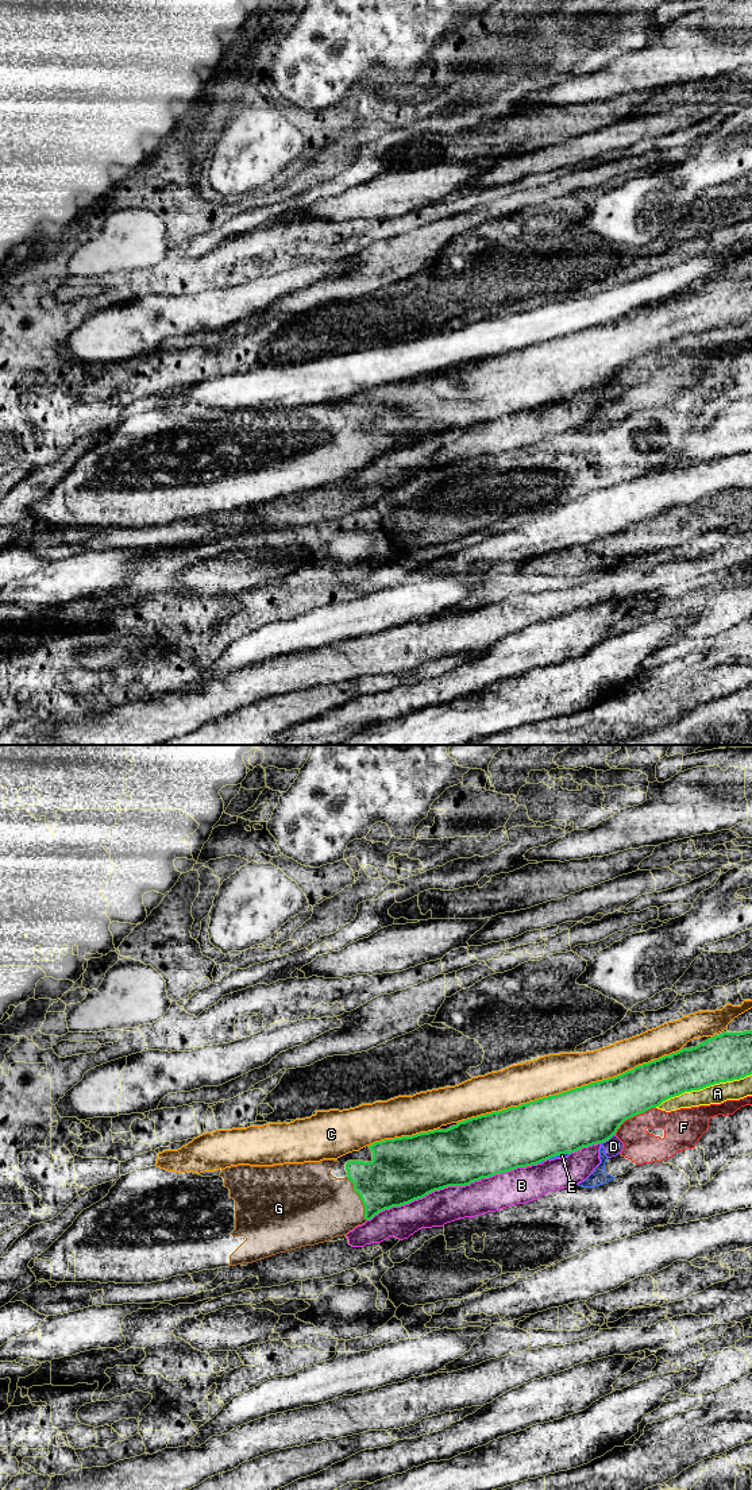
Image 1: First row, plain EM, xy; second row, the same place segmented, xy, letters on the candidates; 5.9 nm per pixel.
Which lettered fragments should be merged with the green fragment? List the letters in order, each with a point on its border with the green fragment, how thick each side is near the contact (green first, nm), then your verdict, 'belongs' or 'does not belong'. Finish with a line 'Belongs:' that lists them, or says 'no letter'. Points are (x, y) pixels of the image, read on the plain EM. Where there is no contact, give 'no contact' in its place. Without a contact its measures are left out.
A: contact xy (702, 332); calibres 280 and 120 nm; does not belong
B: contact xy (452, 429); calibres 360 and 200 nm; does not belong
C: contact xy (571, 334); calibres 360 and 240 nm; does not belong
D: contact xy (608, 383); calibres 360 and 100 nm; does not belong
E: contact xy (558, 398); calibres 360 and 30 nm; does not belong
F: contact xy (633, 359); calibres 360 and 200 nm; does not belong
G: contact xy (361, 443); calibres 340 and 400 nm; belongs
Belongs: G

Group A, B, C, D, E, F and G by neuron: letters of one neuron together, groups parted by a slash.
A / B / C / D E F / G

